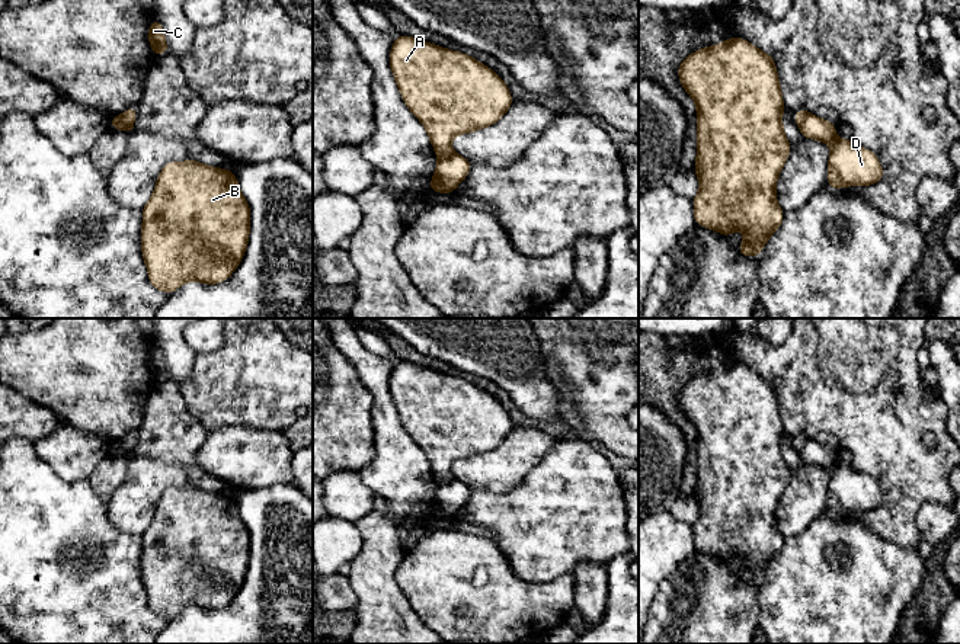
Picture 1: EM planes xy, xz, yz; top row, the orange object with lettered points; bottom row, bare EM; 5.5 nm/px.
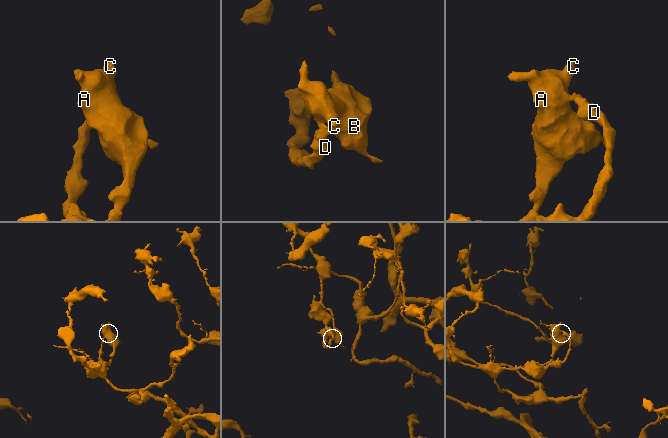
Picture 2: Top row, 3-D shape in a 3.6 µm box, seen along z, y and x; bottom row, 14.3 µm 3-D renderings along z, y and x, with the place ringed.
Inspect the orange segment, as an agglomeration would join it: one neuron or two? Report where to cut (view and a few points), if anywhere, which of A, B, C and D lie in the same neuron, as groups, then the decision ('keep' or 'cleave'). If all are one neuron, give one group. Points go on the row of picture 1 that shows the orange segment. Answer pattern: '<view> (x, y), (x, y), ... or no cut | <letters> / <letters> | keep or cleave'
xz (456, 153), (440, 159) | A B C / D | cleave

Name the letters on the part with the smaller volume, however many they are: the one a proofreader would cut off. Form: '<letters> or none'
D

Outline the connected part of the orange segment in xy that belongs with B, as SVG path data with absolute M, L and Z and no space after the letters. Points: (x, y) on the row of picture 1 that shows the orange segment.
M195 160L166 163L150 201L141 211L141 254L148 281L167 295L189 281L207 285L227 281L244 256L250 233L250 206L233 170Z

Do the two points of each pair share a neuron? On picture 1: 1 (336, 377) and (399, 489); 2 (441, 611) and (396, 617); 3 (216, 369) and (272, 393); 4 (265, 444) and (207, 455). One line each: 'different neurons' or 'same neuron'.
1: different neurons
2: different neurons
3: same neuron
4: same neuron

